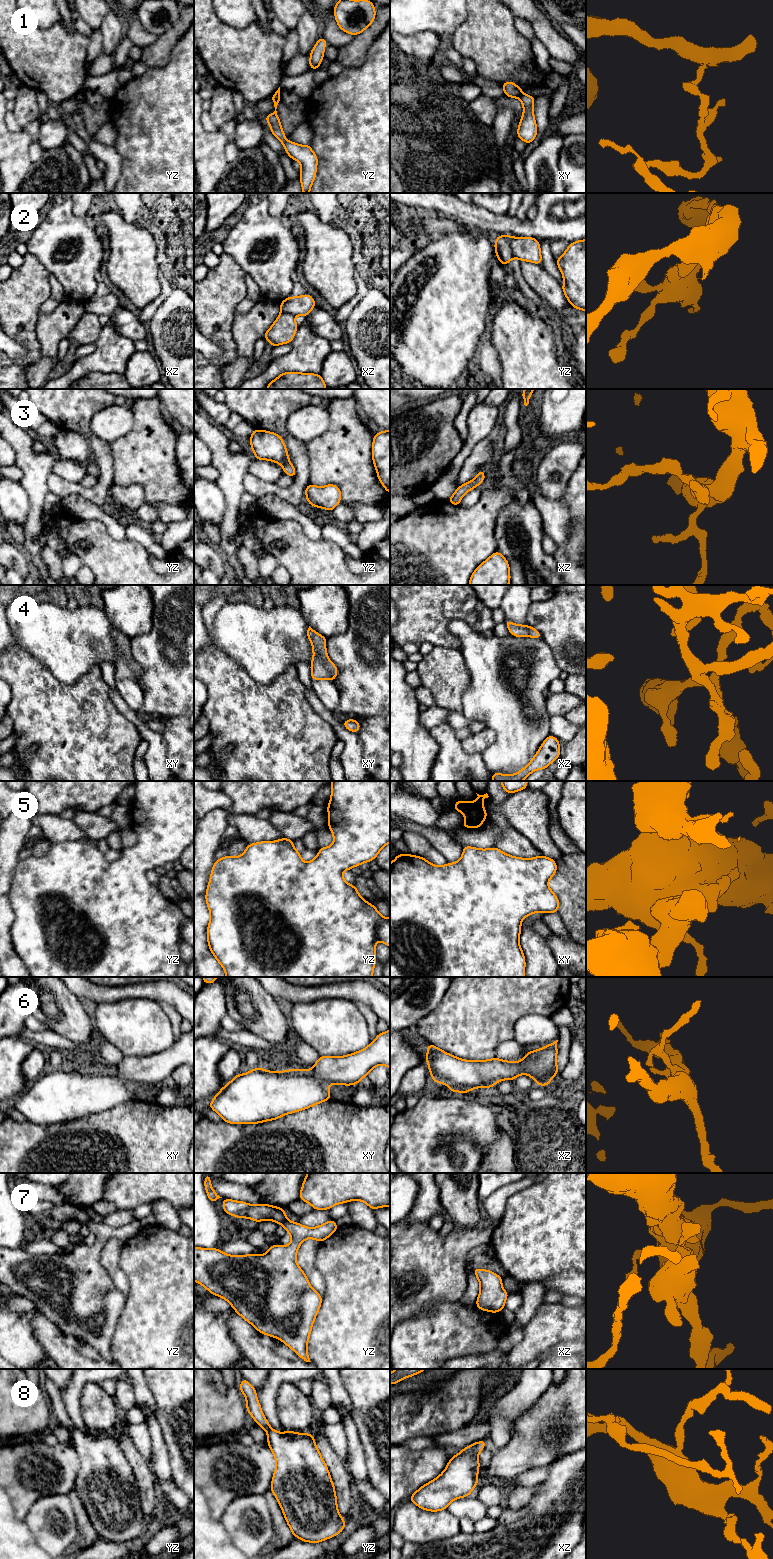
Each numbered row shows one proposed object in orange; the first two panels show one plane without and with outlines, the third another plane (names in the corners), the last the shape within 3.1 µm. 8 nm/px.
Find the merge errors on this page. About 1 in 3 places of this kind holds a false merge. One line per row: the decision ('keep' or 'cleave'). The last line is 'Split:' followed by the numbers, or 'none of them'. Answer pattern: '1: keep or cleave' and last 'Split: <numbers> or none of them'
1: cleave
2: cleave
3: keep
4: keep
5: keep
6: keep
7: keep
8: keep
Split: 1, 2

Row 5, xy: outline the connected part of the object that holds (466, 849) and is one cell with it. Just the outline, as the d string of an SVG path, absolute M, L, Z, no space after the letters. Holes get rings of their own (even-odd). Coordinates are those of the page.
M463 846L460 860L444 866L436 866L424 857L397 854L390 863L390 977L525 977L525 956L519 943L521 923L526 916L536 912L558 913L559 899L548 886L556 871L556 861L544 855L520 858L496 847L479 849Z

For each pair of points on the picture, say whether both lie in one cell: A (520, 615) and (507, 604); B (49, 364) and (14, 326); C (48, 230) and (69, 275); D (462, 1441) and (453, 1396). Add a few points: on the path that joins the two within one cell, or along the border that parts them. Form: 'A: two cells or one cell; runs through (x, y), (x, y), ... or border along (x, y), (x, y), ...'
A: one cell; runs through (517, 612), (510, 604)
B: two cells; border along (41, 355), (27, 368), (27, 375)
C: one cell; runs through (49, 243), (49, 258), (51, 263), (56, 265)
D: two cells; border along (470, 1423), (445, 1433), (436, 1434)

